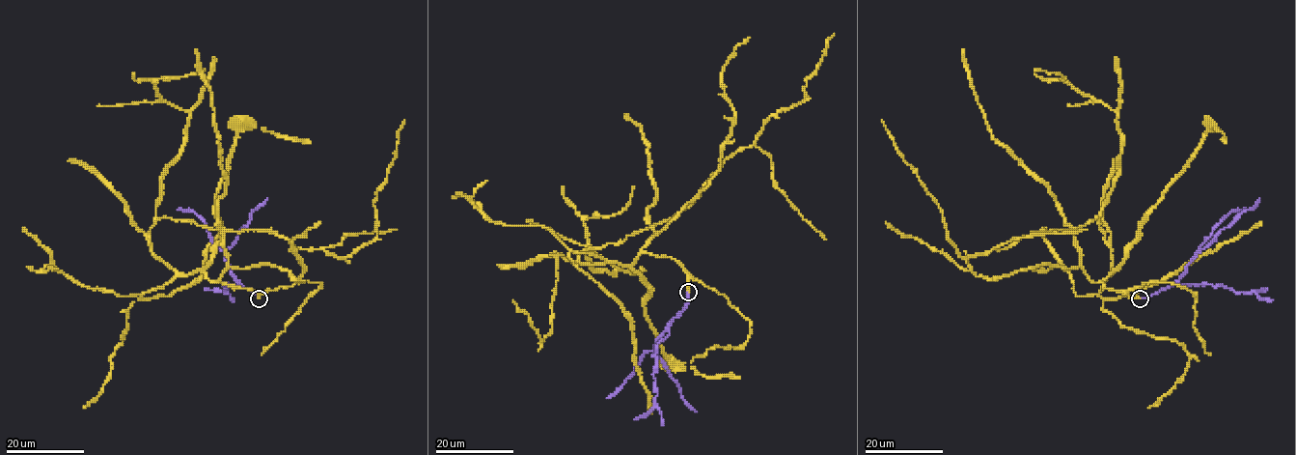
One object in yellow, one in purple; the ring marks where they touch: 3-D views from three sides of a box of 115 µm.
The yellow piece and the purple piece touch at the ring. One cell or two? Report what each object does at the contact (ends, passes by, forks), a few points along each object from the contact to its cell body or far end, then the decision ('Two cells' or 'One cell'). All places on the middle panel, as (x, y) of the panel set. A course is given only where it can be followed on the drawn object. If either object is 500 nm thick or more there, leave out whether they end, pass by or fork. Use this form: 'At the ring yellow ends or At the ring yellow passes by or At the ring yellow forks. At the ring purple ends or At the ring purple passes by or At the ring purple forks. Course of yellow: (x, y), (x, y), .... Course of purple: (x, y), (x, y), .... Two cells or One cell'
At the ring yellow ends. At the ring purple ends. Course of yellow: (688, 293), (678, 262), (642, 247), (653, 225), (693, 201), (767, 119), (806, 99), (834, 33). Course of purple: (688, 293), (686, 306), (658, 338), (655, 353), (677, 384), (683, 400), (696, 411). One cell

